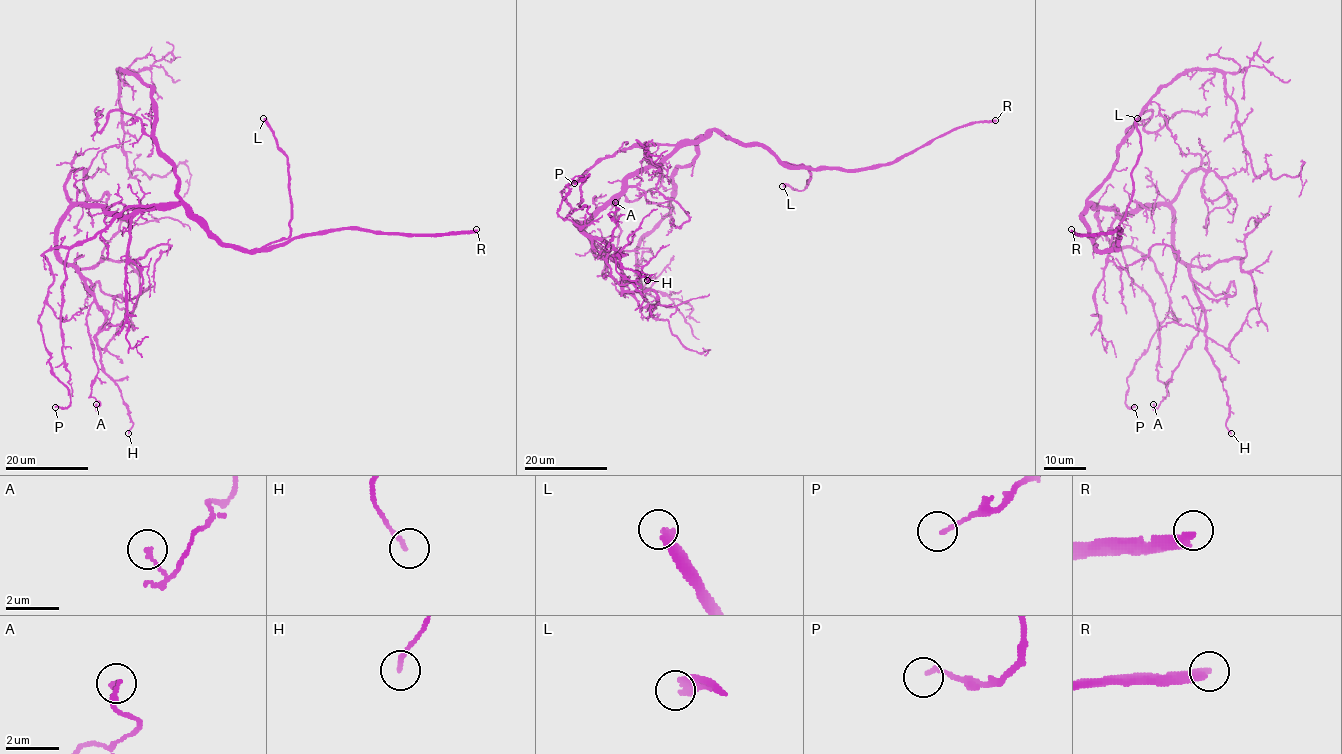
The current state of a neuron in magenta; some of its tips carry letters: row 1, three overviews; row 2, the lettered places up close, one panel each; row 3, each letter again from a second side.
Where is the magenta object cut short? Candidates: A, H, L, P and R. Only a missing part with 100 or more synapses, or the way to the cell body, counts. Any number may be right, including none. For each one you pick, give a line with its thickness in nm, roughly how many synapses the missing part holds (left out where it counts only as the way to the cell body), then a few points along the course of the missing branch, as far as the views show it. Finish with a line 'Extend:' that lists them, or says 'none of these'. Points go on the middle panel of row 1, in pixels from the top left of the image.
L: 300 nm | (782, 186), (778, 191), (773, 191), (761, 179), (750, 179), (744, 183), (746, 179)
R: 320 nm | 550 syn
Extend: L, R

